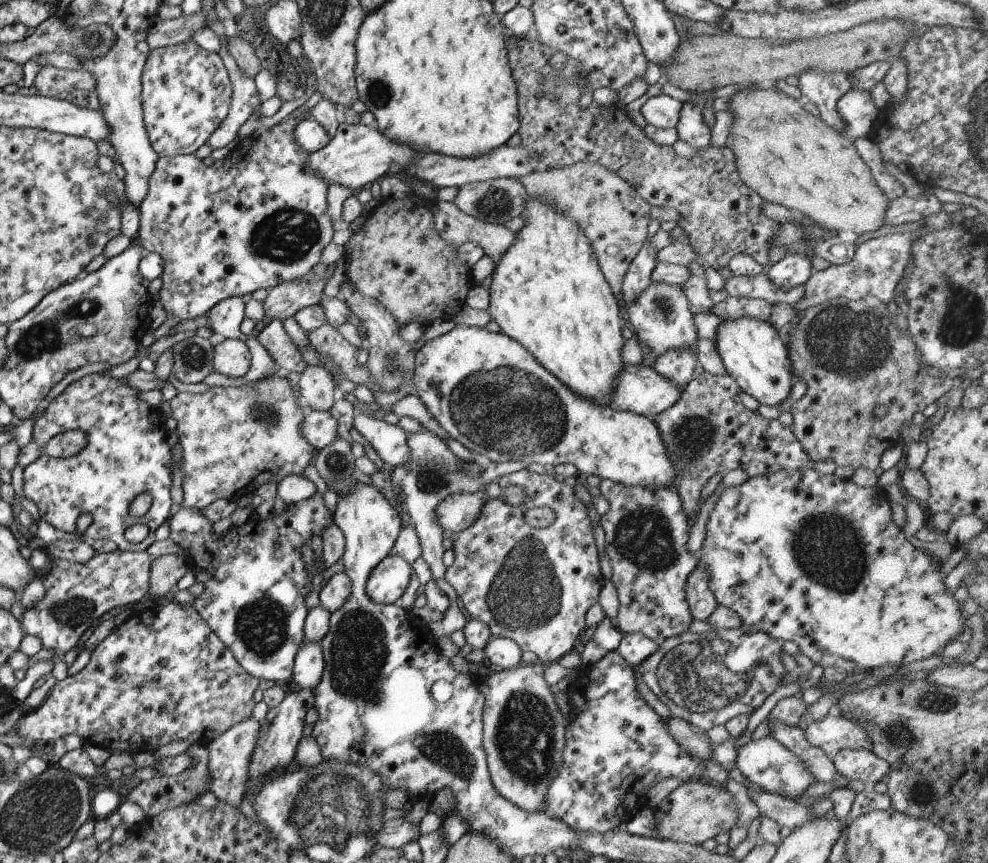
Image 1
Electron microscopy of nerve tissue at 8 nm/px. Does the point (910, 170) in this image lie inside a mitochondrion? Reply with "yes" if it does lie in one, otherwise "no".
no

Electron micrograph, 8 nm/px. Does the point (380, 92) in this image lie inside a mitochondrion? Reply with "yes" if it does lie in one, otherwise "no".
yes

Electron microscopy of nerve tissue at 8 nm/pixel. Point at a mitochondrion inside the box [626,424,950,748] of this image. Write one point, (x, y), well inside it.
(703, 675)

